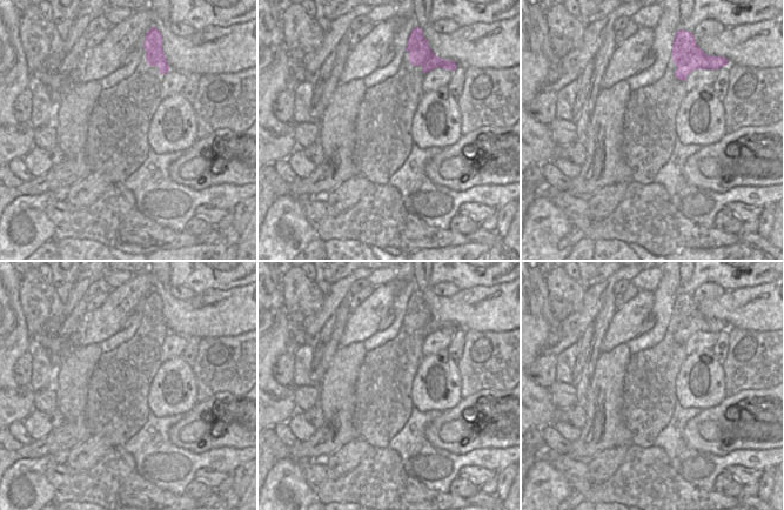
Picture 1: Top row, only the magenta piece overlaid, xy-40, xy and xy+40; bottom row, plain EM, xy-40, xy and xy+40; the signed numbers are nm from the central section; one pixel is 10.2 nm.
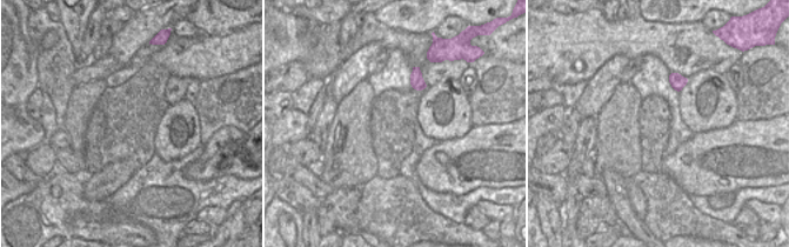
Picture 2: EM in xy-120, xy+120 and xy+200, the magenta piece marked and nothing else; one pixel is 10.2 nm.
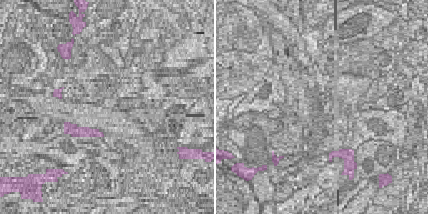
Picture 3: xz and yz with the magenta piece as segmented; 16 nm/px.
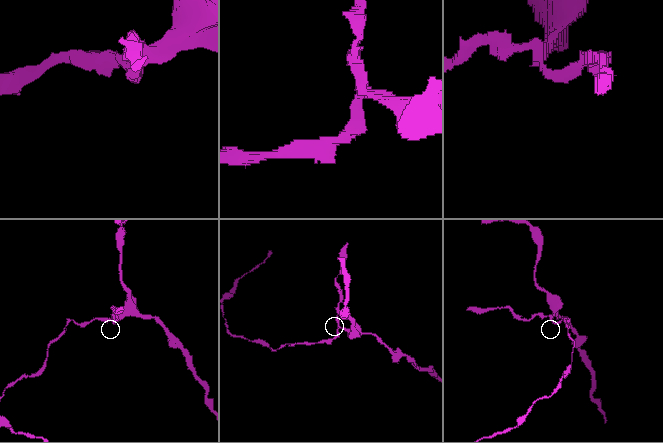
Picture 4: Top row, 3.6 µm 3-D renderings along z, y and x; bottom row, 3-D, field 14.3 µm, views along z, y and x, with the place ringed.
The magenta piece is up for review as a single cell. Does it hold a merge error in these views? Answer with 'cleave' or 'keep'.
cleave

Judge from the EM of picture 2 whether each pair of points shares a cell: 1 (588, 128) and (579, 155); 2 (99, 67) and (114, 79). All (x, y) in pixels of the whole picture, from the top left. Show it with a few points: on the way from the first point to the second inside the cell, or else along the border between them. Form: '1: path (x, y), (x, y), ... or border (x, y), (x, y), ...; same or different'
1: path (587, 135), (582, 141), (582, 148); same
2: border (122, 67), (105, 79); different

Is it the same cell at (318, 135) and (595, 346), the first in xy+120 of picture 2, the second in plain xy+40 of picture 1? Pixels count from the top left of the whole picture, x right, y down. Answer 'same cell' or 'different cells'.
same cell

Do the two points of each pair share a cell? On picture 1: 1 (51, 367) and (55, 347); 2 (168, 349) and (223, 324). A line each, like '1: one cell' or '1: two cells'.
1: two cells
2: two cells

